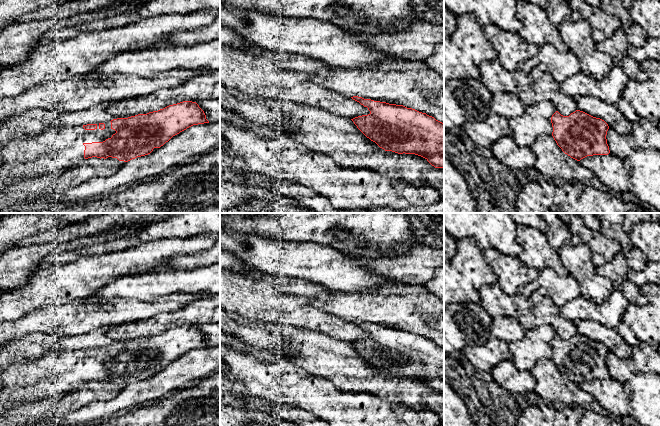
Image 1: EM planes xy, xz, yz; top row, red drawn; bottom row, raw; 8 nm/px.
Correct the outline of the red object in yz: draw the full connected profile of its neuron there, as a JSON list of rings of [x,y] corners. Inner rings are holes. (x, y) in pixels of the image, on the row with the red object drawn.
[[[576,110],[569,116],[556,111],[551,117],[552,136],[562,151],[580,161],[587,156],[608,155],[608,124],[583,111]]]

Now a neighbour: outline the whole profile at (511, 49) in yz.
[[[489,24],[484,28],[485,36],[497,53],[497,60],[509,72],[518,69],[518,65],[537,55],[539,47],[526,42],[518,33],[512,33]]]

